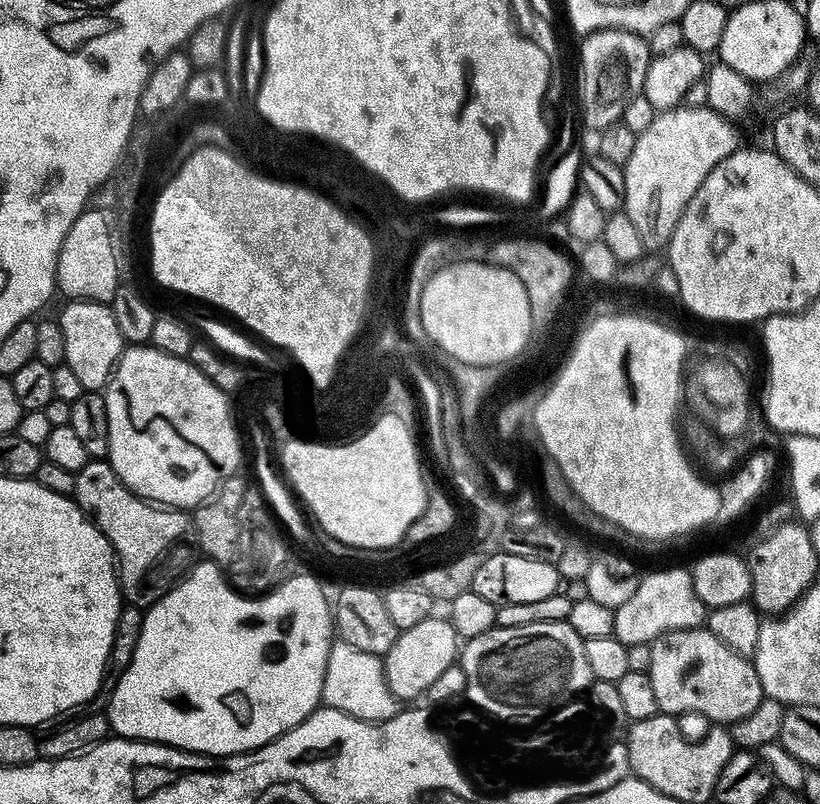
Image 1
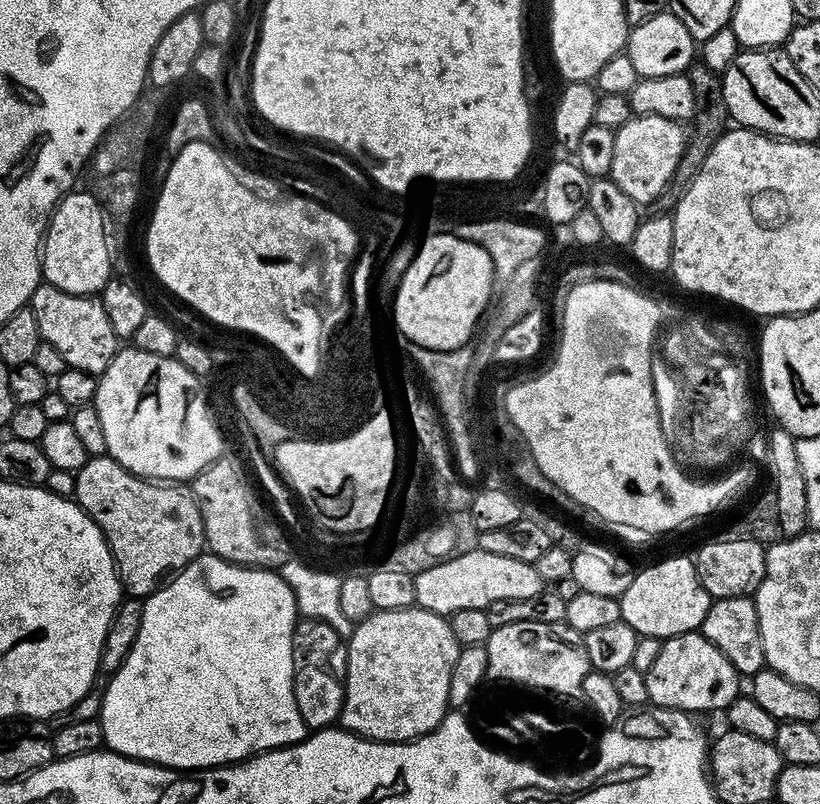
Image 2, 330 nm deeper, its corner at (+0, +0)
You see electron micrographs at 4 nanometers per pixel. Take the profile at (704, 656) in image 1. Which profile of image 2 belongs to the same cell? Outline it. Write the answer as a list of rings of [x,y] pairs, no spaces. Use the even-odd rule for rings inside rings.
[[[699,631],[669,636],[661,643],[658,658],[646,674],[648,699],[653,705],[674,708],[689,714],[696,712],[723,713],[741,695],[742,677],[736,668]]]

